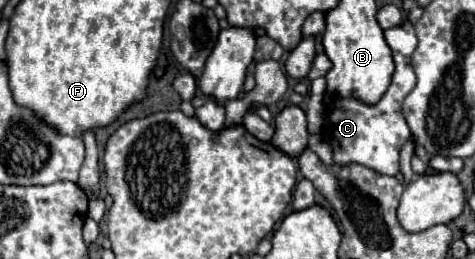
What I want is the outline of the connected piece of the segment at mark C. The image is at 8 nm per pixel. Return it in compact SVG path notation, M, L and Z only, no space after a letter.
M403 22L397 28L389 28L383 34L393 52L393 60L395 60L395 72L393 72L393 80L391 80L387 92L383 94L383 98L377 104L365 104L357 98L337 96L327 114L327 124L323 128L323 136L327 138L331 150L333 150L335 164L339 164L339 166L361 164L361 166L367 166L385 176L397 176L401 146L409 140L413 140L417 146L417 138L409 130L405 116L403 116L403 100L415 88L415 82L417 82L413 66L411 66L411 54L417 48L417 36L415 36L413 24L409 24L409 22Z

